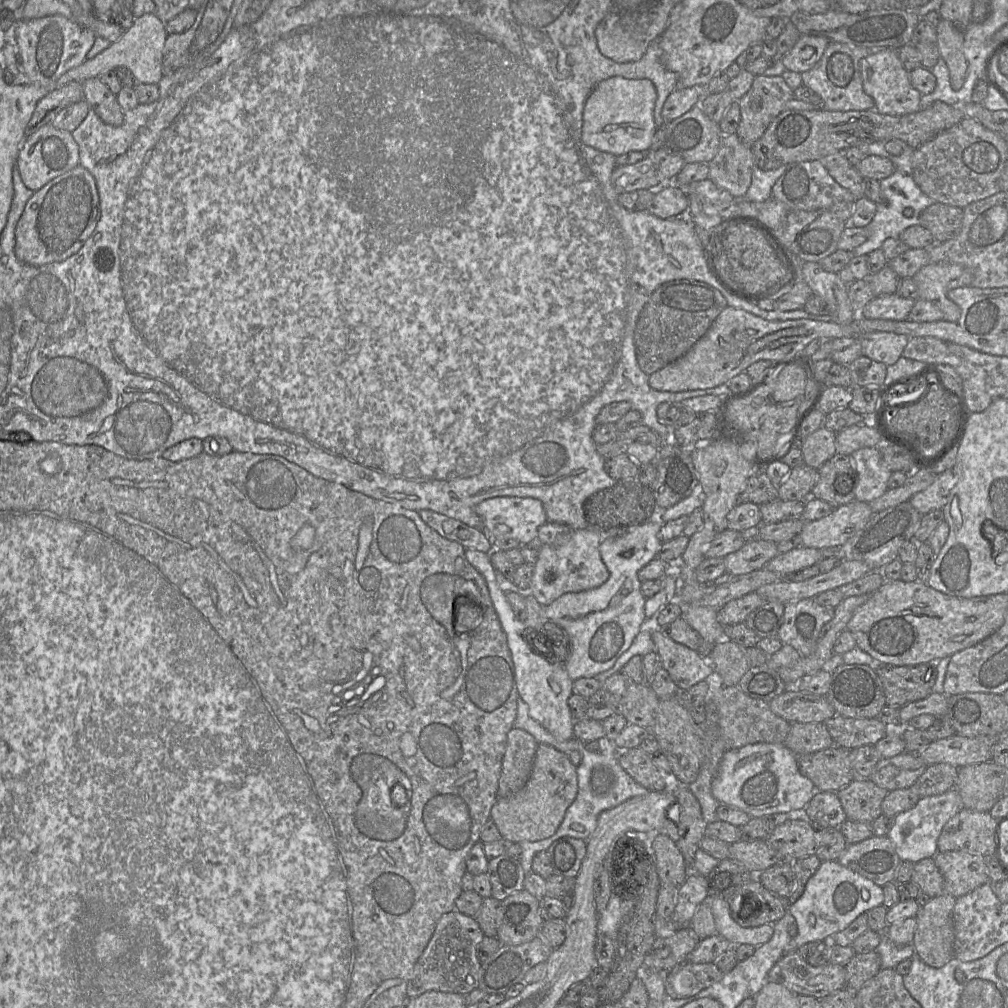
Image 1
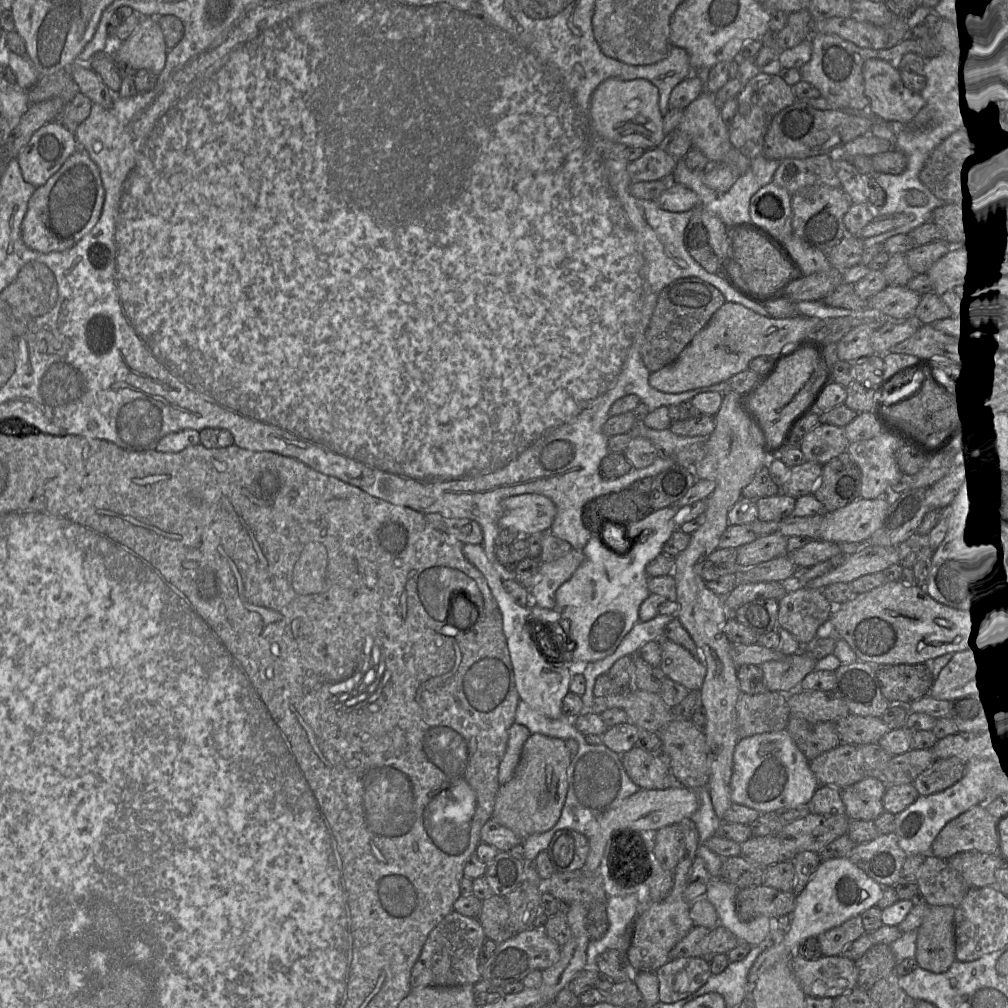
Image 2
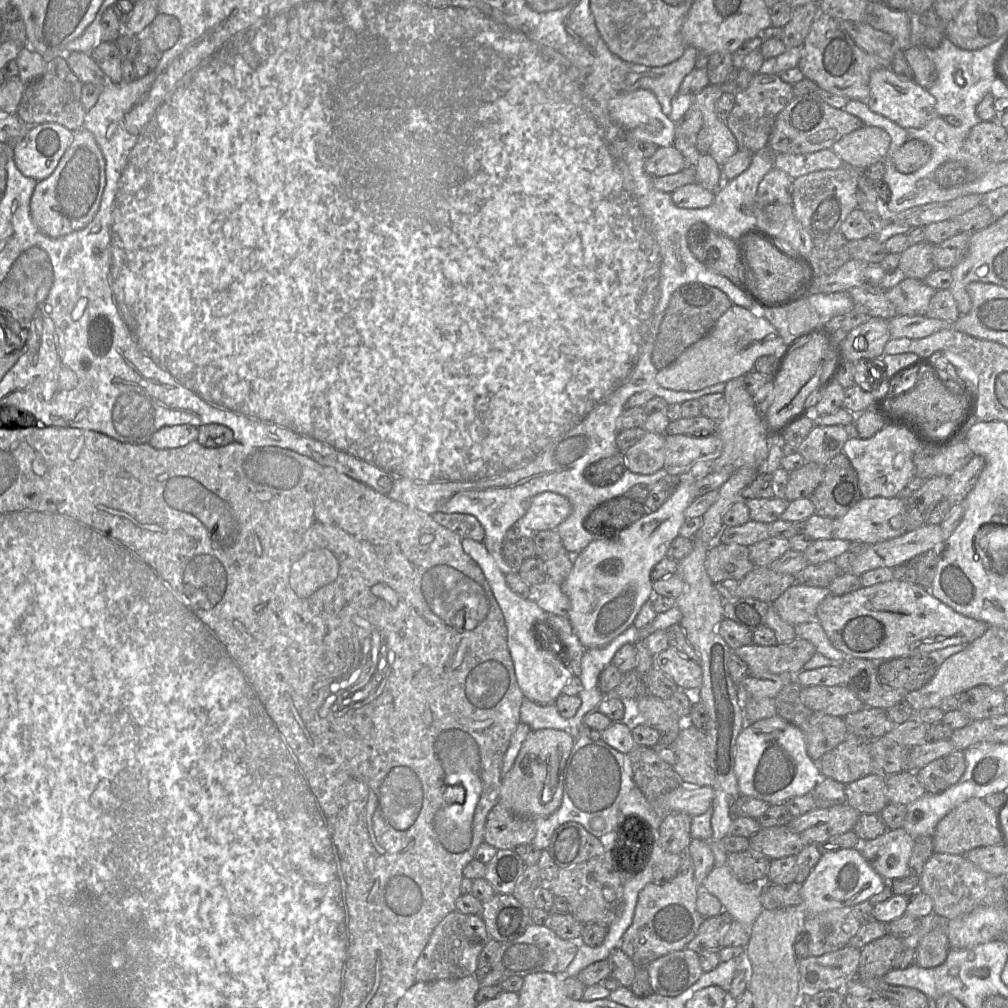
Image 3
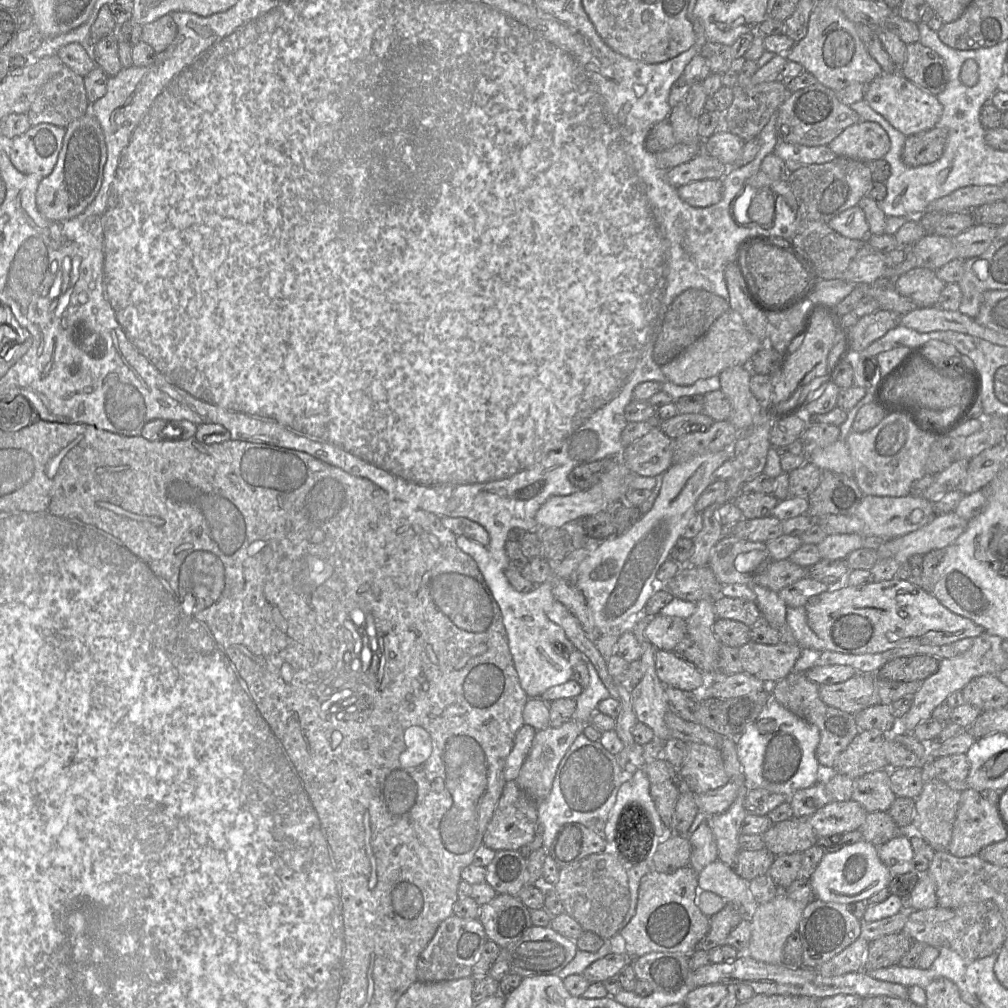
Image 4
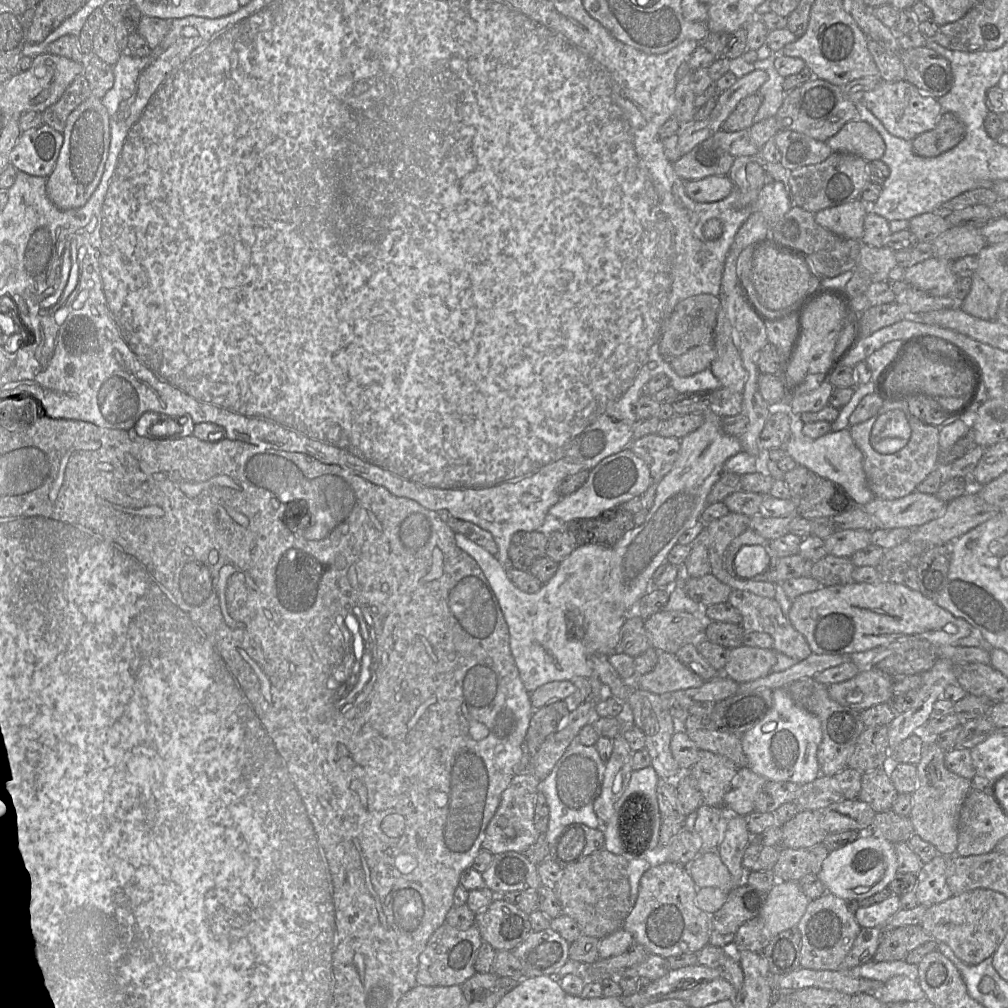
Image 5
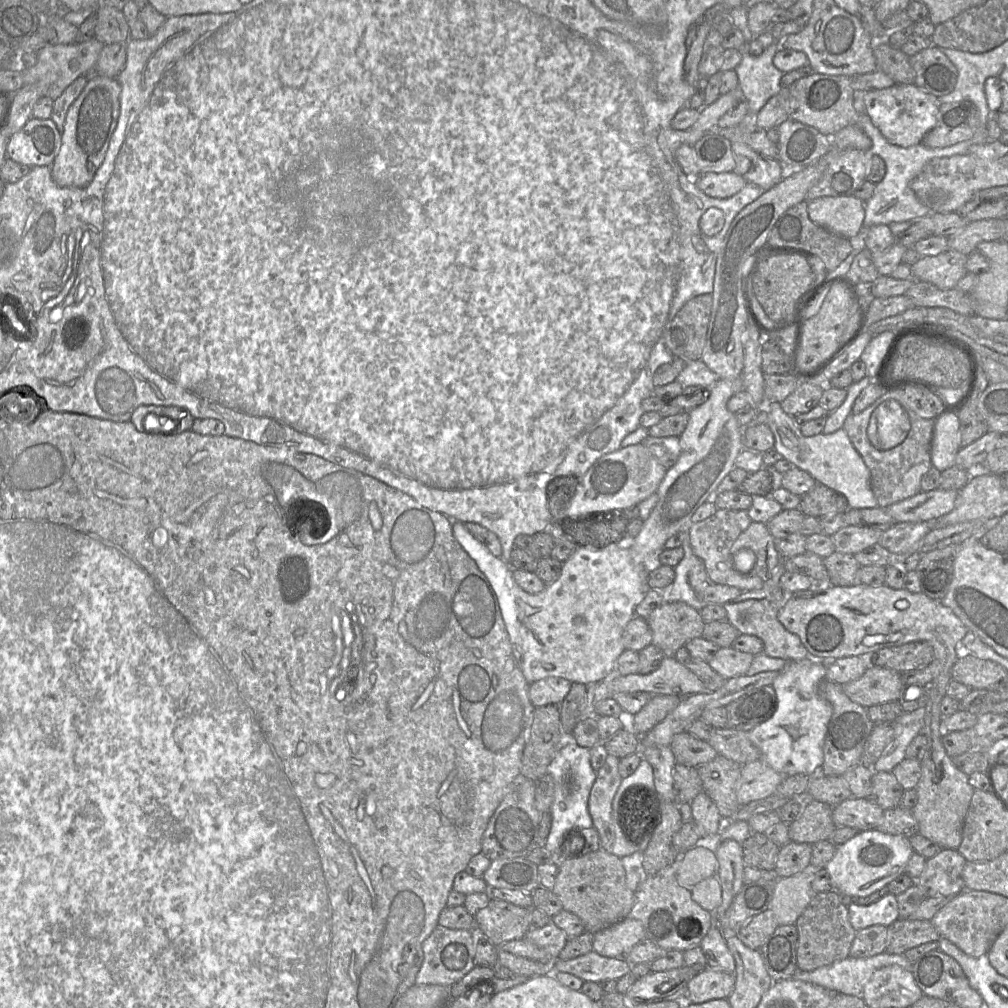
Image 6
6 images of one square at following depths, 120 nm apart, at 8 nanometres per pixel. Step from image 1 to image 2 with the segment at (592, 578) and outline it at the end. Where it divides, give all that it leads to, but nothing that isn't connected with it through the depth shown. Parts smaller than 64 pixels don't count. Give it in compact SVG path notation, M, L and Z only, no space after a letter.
M572 548L565 556L551 562L542 562L539 577L529 590L531 604L555 609L556 591L566 582L584 560L583 551Z

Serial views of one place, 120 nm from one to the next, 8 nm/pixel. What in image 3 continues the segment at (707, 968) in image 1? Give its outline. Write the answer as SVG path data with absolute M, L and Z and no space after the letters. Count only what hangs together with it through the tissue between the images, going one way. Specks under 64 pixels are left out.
M684 948L671 952L646 965L654 993L675 997L698 981L704 973L699 954Z

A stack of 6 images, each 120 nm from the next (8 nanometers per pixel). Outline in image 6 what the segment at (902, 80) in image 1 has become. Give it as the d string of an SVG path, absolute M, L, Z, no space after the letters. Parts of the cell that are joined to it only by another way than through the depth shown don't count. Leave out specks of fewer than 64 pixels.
M894 84L884 89L866 91L862 94L866 114L881 134L891 144L908 148L922 143L935 127L939 113L939 99L915 84Z

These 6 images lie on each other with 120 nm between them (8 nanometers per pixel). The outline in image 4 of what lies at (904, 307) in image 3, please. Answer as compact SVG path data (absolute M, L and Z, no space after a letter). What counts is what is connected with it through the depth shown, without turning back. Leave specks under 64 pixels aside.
M916 267L895 278L894 284L900 294L913 300L918 307L937 305L946 285L934 270L923 267Z

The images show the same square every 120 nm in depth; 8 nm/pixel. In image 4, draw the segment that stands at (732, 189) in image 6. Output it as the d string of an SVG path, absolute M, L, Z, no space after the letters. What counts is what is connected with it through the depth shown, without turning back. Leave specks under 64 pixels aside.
M704 179L692 181L677 188L680 198L693 207L707 207L722 198L722 180Z

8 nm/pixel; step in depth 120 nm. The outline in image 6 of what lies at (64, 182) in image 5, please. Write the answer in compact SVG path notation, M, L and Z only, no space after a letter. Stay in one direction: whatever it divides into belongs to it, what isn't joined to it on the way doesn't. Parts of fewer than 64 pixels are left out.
M91 74L87 85L69 107L61 146L50 166L53 181L60 187L87 186L105 159L120 114L121 86L116 78Z

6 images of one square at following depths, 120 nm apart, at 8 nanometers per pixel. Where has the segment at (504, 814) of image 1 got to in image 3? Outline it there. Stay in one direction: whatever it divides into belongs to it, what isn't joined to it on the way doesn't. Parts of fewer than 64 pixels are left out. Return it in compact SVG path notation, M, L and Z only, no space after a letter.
M531 729L512 768L502 777L499 803L521 817L537 819L554 813L562 802L564 769L574 743L565 730Z

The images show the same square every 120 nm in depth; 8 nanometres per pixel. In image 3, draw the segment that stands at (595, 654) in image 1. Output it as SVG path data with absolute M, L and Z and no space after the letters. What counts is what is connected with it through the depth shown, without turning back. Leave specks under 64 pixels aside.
M678 475L682 476L679 487L659 509L647 512L618 535L612 534L613 540L595 538L574 555L573 568L561 587L570 600L572 630L586 649L609 644L634 624L641 607L653 599L651 572L667 557L670 544L679 536L686 520L684 512L695 499L697 475Z

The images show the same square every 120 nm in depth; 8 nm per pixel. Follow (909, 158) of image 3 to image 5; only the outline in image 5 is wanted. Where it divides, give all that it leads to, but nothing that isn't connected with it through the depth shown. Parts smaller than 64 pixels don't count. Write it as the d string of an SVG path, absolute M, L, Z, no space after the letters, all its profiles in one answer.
M952 112L942 113L936 127L912 140L914 152L921 157L936 157L960 143L966 133L961 119Z

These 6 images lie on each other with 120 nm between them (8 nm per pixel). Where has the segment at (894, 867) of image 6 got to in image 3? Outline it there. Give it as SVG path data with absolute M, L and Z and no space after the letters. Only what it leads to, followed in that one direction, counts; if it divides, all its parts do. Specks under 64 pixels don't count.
M858 848L825 853L802 884L802 905L808 916L868 901L888 883L865 861Z

